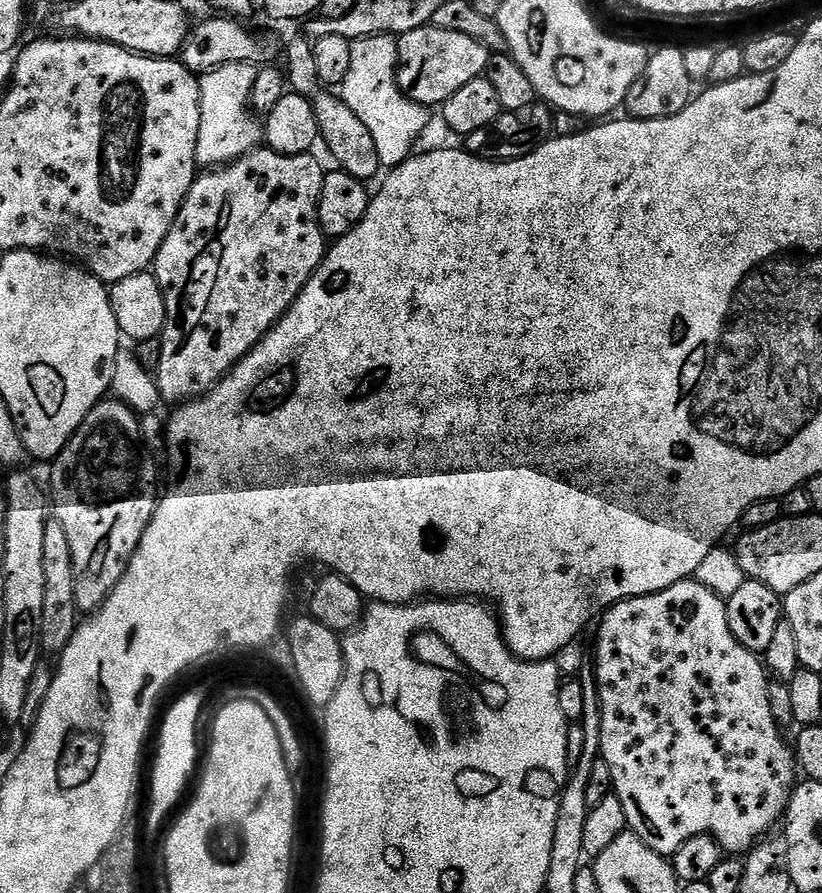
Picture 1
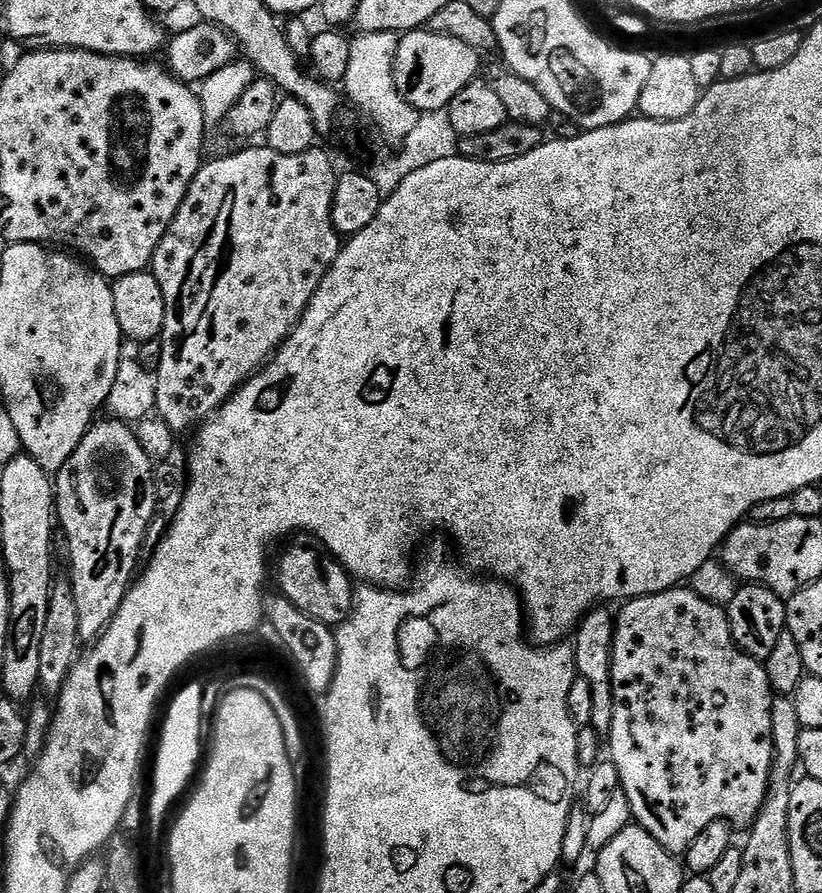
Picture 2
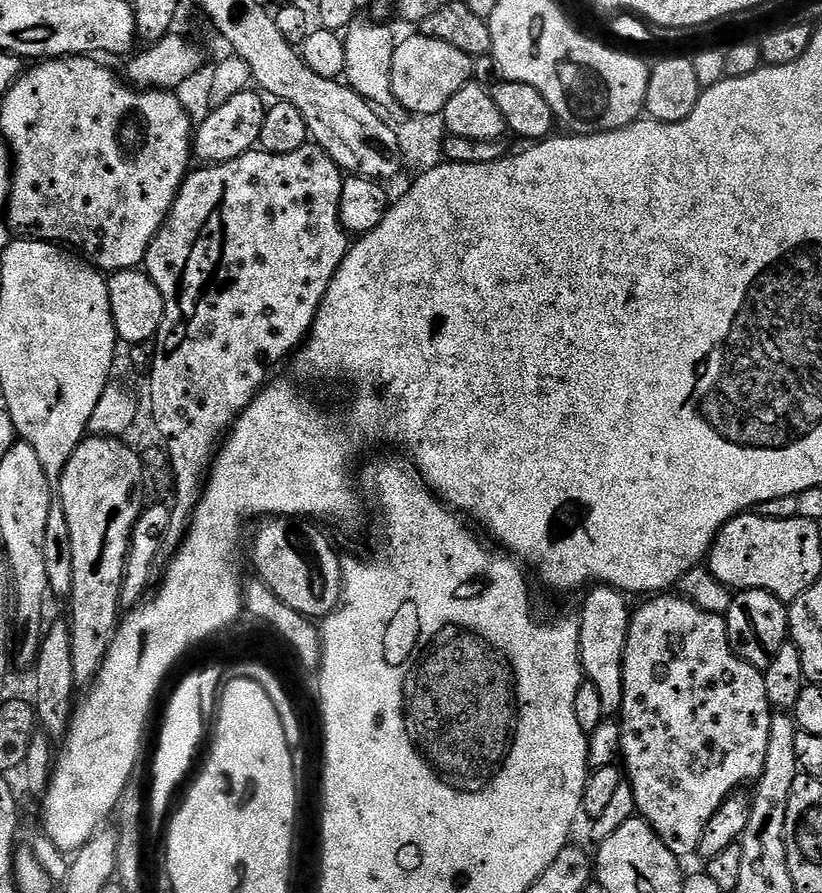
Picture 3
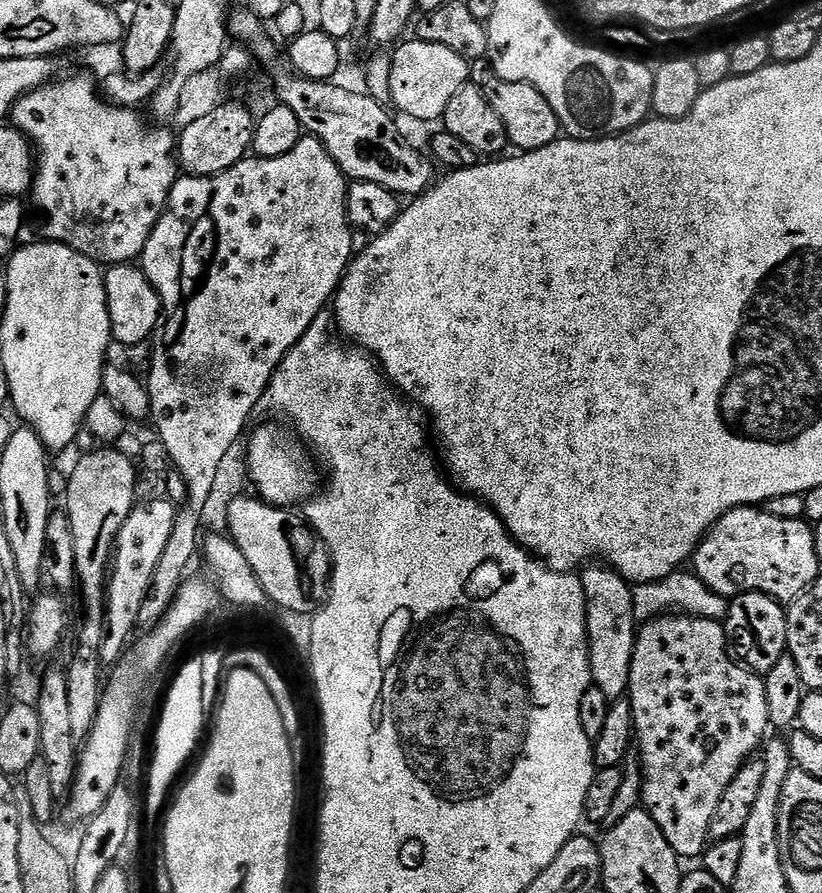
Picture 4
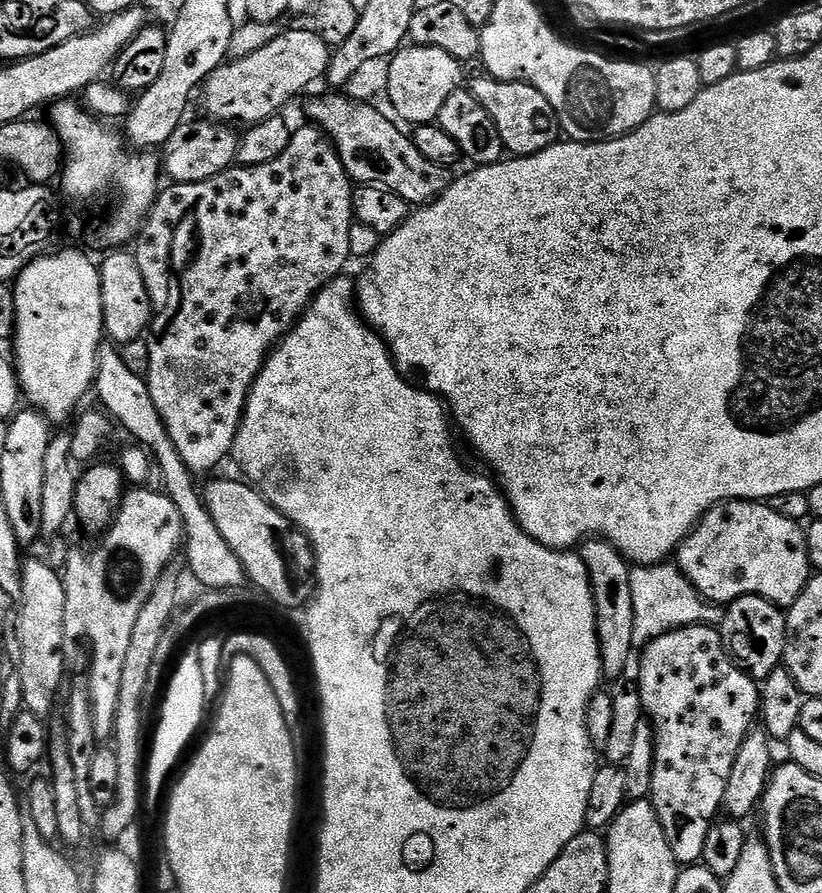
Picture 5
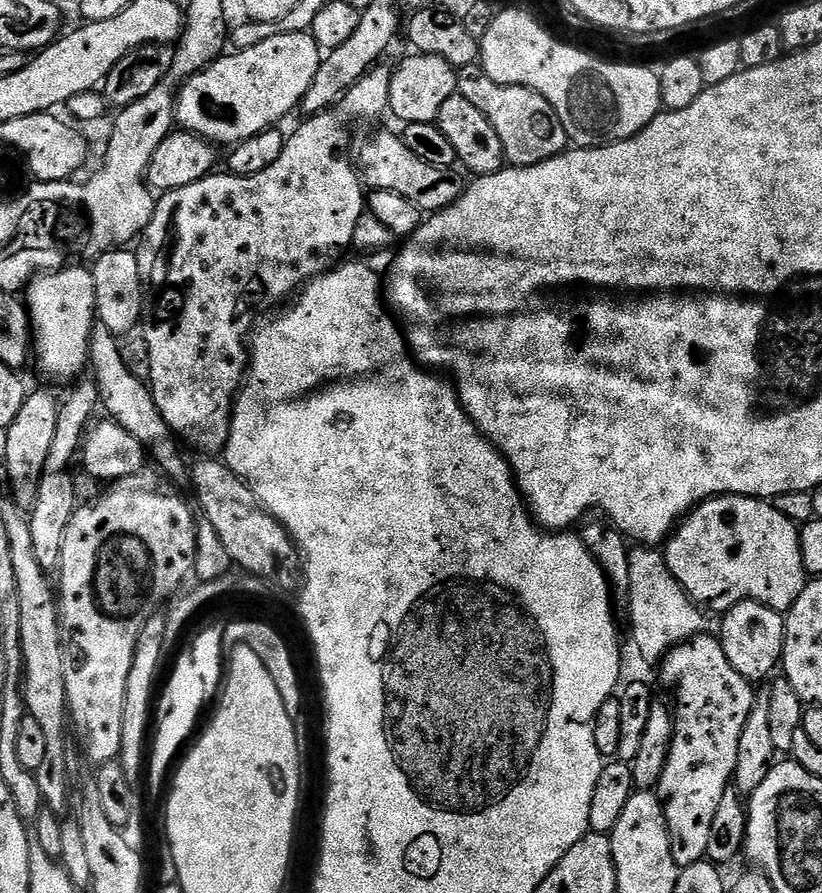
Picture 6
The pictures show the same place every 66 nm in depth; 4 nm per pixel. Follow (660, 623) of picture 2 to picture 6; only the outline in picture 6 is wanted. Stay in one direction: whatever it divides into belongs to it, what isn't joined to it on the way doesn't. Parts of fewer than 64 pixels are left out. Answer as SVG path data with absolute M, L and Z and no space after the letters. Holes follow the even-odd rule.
M698 635L672 647L658 664L660 680L676 687L676 704L672 708L672 741L658 785L660 805L664 808L668 833L672 839L674 862L682 868L689 868L706 857L706 845L710 835L710 825L714 822L714 810L722 802L722 794L733 783L738 766L738 742L742 730L746 730L746 718L750 718L754 699L753 685L734 666L722 650L715 635Z

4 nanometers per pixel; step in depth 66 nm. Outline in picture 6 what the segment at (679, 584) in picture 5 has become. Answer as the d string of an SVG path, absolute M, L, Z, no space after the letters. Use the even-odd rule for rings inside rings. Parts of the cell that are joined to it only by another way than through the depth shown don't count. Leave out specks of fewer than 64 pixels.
M635 545L628 554L630 586L626 607L630 612L632 642L639 656L657 665L670 648L698 635L719 635L722 618L702 611L685 593L664 560L663 553L649 545Z

